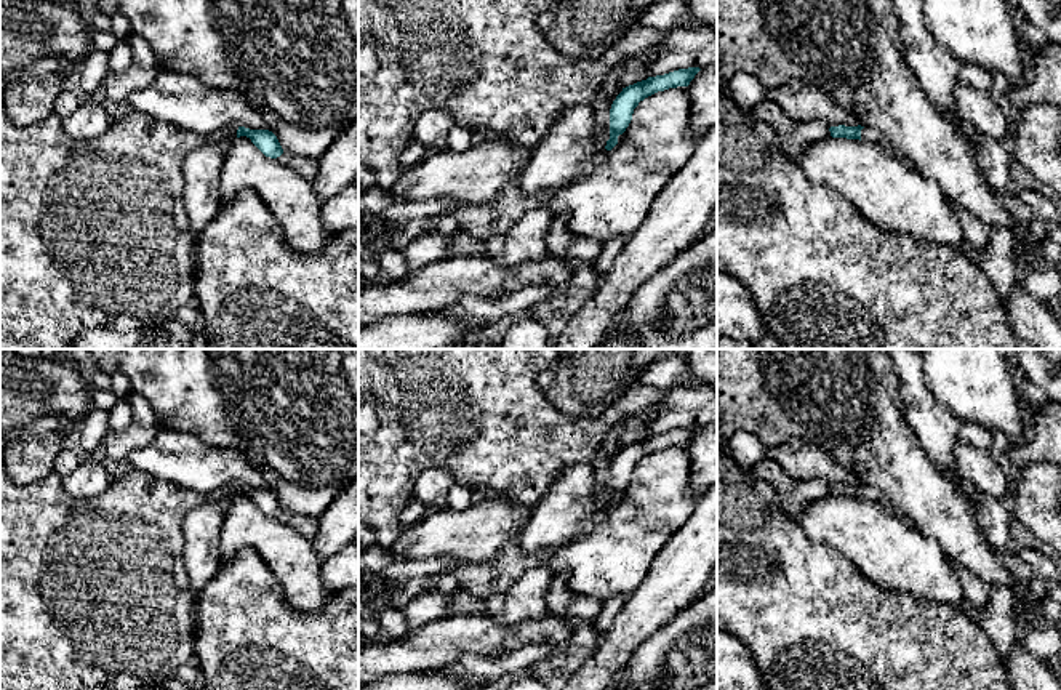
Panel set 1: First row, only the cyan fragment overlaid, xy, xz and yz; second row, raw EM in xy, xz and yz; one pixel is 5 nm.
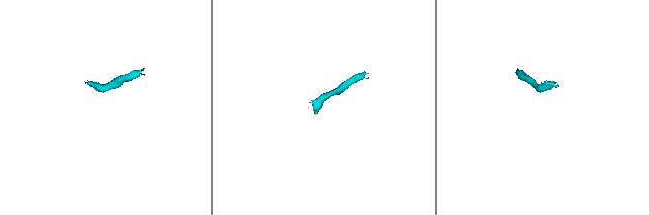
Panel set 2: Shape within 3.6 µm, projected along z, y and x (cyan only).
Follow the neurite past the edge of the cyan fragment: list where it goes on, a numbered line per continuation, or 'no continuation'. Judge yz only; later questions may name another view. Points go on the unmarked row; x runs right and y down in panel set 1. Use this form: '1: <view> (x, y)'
1: yz (869, 493)

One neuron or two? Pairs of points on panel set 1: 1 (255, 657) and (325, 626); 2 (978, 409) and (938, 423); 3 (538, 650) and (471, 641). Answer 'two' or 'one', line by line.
1: one
2: two
3: two

